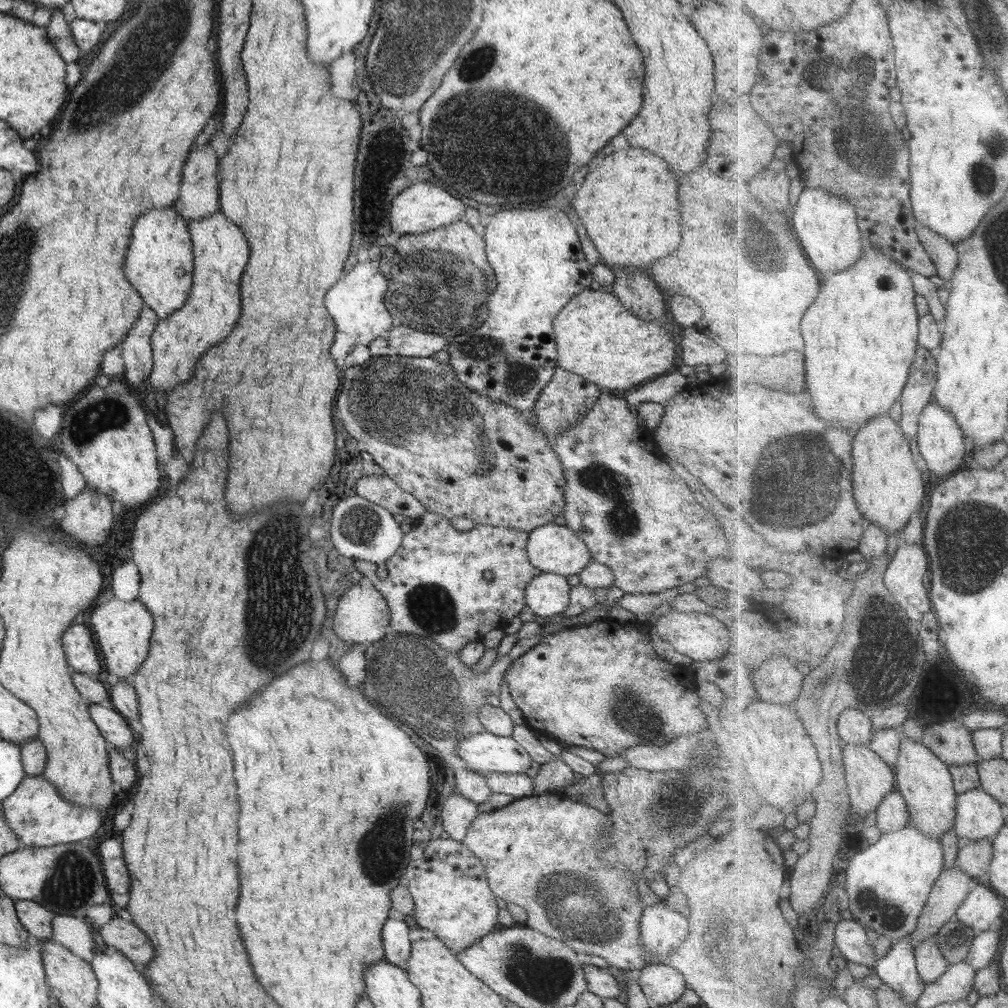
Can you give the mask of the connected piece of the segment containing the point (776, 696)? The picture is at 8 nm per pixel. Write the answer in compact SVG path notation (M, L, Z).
M782 654L766 660L760 670L757 665L756 687L766 702L792 704L800 698L806 680L806 674L800 672L800 668Z

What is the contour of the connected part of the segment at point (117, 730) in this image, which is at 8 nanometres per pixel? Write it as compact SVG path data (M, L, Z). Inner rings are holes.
M93 703L89 705L89 714L111 748L120 752L128 747L132 748L134 732L131 722L124 716L108 706L102 707Z

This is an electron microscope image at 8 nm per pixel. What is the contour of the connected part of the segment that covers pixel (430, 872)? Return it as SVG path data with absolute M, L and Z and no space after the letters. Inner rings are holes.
M431 840L422 858L406 865L403 881L414 899L414 916L420 928L431 930L456 954L496 930L501 902L489 887L484 864L462 842Z

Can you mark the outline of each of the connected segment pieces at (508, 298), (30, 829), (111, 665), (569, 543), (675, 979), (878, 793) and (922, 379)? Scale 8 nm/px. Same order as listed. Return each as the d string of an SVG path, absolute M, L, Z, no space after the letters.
M516 206L514 210L500 210L492 214L490 222L484 223L486 256L497 282L496 290L486 300L488 316L480 328L456 338L449 338L448 346L444 350L450 354L449 363L456 377L470 391L521 411L532 411L542 388L550 382L553 370L558 364L552 322L573 296L590 287L593 280L592 267L582 252L576 228L560 208Z
M36 736L21 746L22 763L26 777L7 799L2 801L2 808L7 824L18 842L24 847L53 847L57 844L80 842L92 838L100 832L104 813L98 807L78 807L68 803L54 784L42 775L46 764L46 748Z
M113 597L92 608L94 610L89 614L88 627L94 640L100 644L100 650L104 654L102 660L108 674L116 676L119 680L130 679L148 656L148 642L154 630L154 618L140 600L126 602Z
M550 523L528 533L528 560L542 573L578 574L592 561L586 543L566 525Z
M682 944L670 954L672 960L668 966L658 962L640 969L637 983L653 1006L670 1004L685 994L686 990L692 990L686 987L688 984L684 980L684 974L674 968L674 956L678 956L680 948Z
M847 744L844 745L845 765L847 767L847 780L852 797L854 814L866 819L868 814L878 810L884 799L898 790L898 775L896 767L890 765L870 745Z
M921 346L911 370L910 382L901 400L903 408L901 425L912 440L919 440L922 413L935 401L939 372L937 356L934 356L929 348Z

